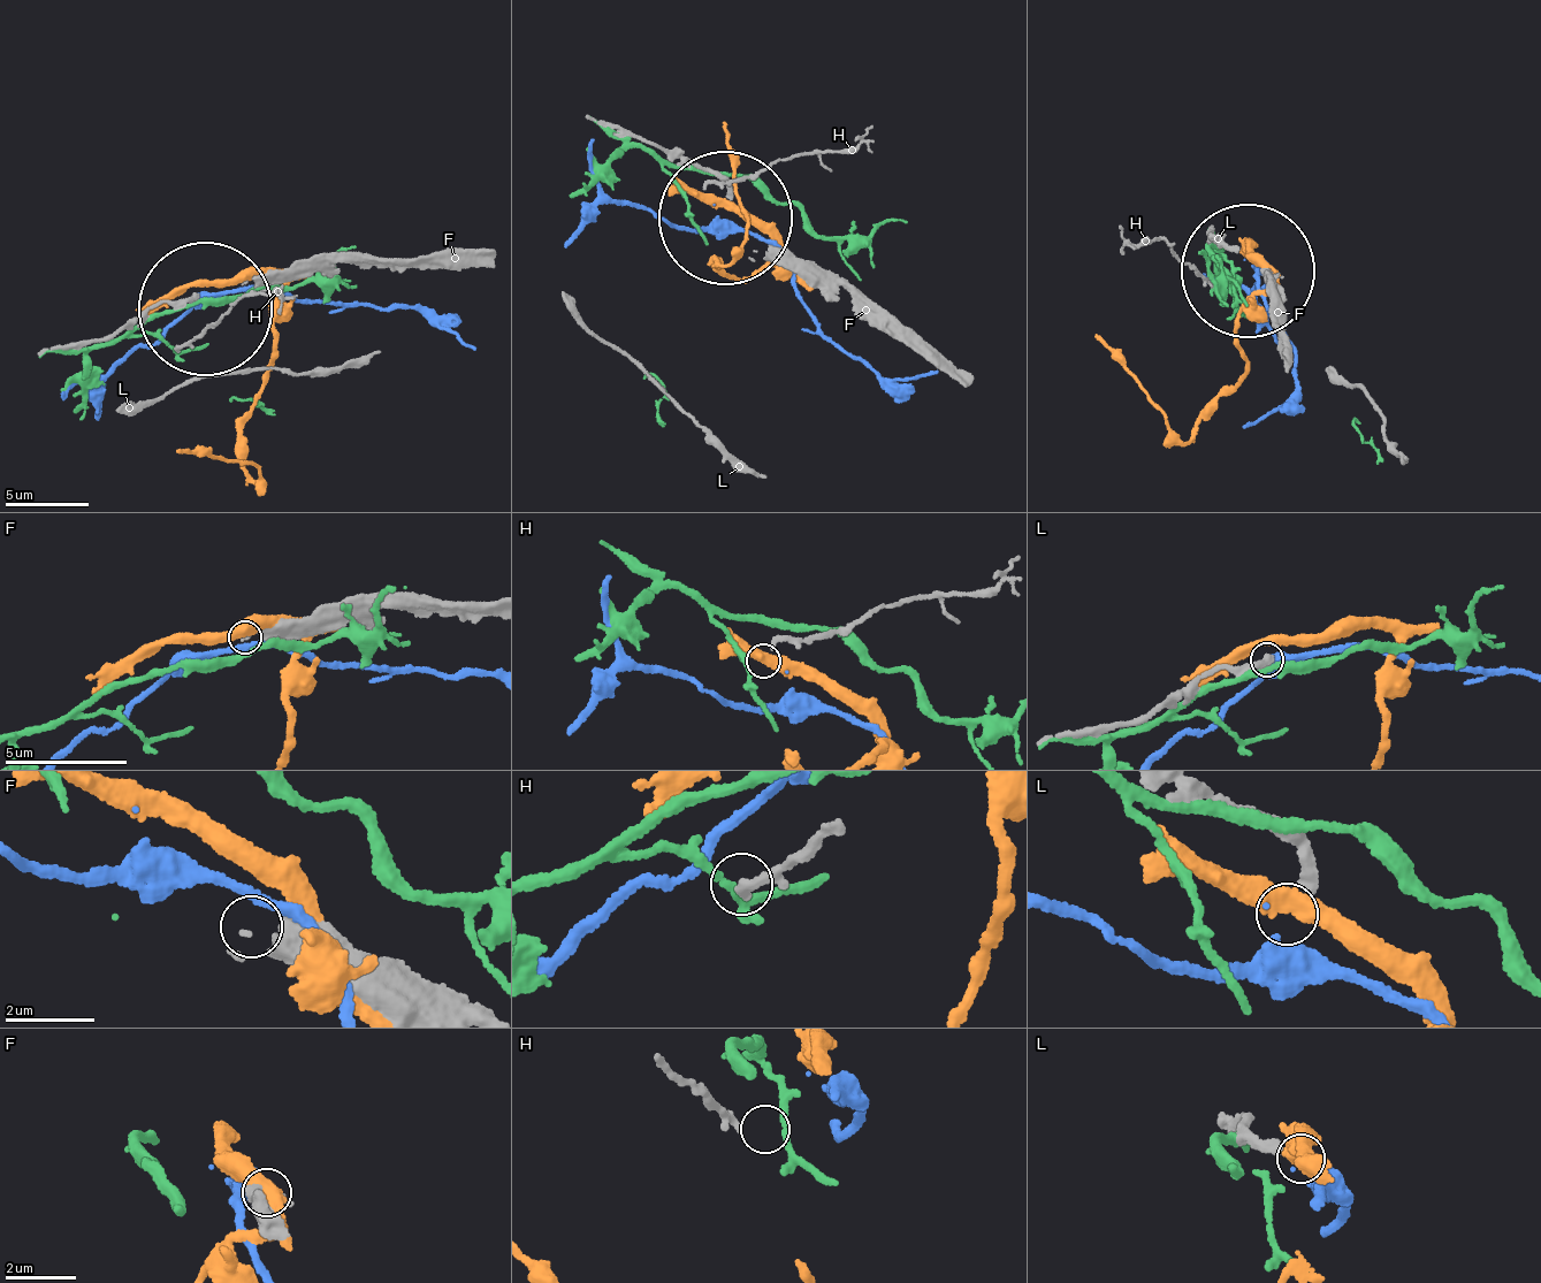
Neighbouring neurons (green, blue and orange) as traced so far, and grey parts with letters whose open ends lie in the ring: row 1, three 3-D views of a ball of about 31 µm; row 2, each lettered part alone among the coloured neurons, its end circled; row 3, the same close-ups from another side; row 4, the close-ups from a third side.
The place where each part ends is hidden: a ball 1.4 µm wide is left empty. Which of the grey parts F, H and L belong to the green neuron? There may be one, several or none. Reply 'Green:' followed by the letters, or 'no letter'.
Green: no letter

